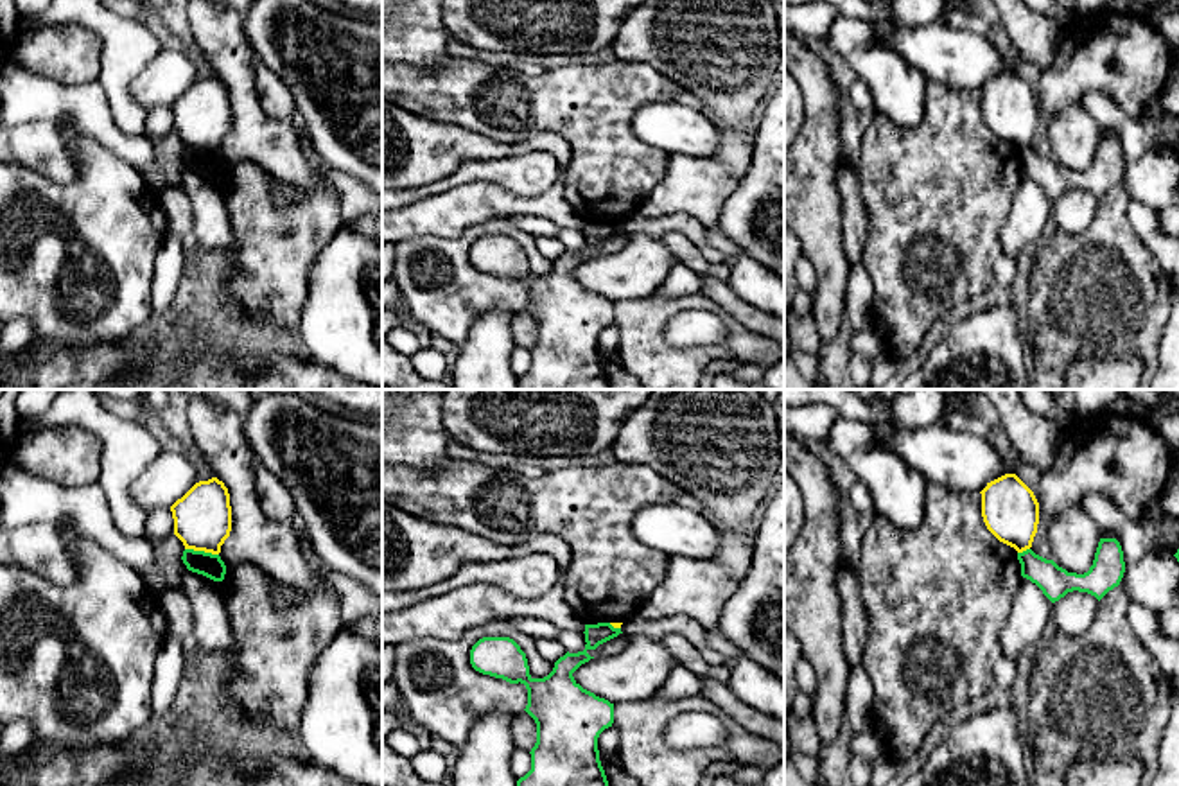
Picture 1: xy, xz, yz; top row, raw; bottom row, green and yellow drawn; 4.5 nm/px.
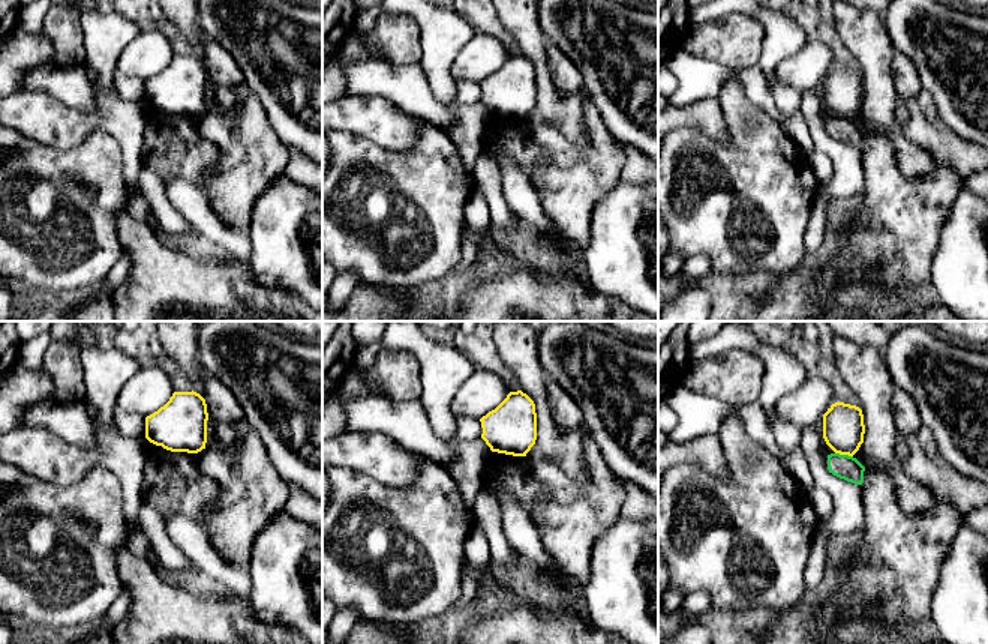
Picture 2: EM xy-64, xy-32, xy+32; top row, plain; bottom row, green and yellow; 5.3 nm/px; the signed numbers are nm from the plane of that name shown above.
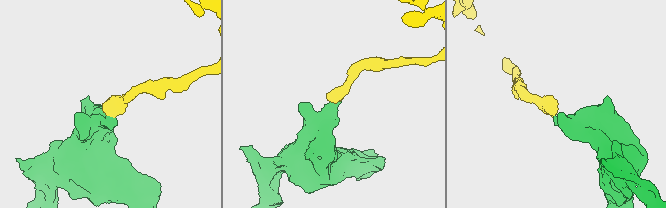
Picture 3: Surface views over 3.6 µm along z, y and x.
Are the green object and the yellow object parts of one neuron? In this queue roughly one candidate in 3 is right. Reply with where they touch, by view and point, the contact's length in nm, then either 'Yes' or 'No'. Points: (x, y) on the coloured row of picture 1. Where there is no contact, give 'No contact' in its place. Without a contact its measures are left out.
Touches green at xy (201, 551). Shared border 160 nm. No

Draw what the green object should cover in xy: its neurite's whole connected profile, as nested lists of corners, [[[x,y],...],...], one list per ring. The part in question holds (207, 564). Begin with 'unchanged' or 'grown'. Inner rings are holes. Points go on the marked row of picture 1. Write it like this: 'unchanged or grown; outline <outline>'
unchanged; outline [[[185,549],[181,560],[192,572],[203,574],[214,581],[224,580],[226,565],[219,555]]]

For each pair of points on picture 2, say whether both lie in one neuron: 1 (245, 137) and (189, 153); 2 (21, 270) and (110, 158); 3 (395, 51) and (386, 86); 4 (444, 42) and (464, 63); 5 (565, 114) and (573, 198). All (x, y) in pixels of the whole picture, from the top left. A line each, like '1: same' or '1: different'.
1: different
2: same
3: different
4: different
5: different

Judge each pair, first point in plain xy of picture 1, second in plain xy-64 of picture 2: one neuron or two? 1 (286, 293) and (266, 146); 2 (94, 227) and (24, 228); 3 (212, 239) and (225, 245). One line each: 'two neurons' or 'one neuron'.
1: one neuron
2: one neuron
3: one neuron

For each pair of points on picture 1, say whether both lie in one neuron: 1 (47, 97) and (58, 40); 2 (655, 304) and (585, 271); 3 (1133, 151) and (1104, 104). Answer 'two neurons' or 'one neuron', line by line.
1: two neurons
2: two neurons
3: one neuron

